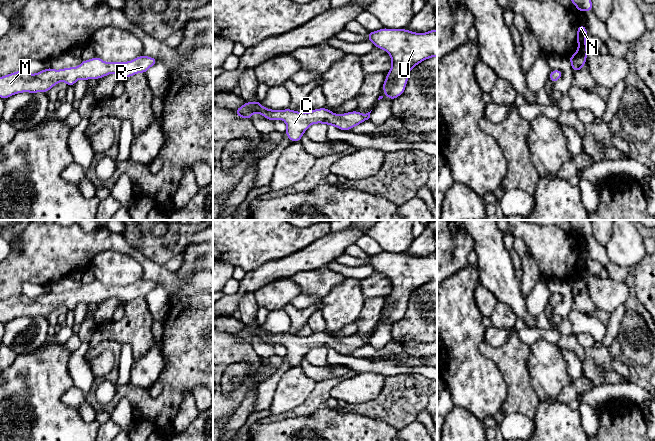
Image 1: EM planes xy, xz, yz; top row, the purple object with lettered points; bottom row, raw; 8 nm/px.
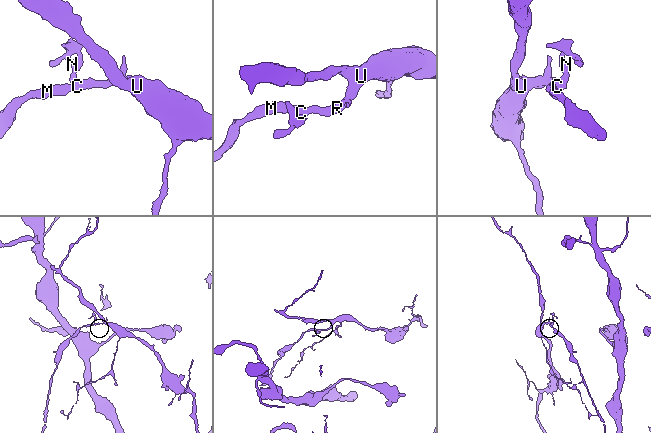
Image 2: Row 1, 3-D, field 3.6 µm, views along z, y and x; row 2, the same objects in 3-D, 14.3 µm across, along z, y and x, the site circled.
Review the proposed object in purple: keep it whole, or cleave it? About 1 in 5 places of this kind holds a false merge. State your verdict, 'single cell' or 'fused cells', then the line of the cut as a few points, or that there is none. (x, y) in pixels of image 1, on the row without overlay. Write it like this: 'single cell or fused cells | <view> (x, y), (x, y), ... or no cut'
single cell | no cut

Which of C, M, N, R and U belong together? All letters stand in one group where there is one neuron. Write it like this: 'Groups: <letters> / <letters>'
Groups: C M N R U

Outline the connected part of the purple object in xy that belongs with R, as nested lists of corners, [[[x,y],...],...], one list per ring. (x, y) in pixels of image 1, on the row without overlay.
[[[140,279],[127,286],[105,286],[98,280],[90,284],[83,284],[77,291],[60,294],[51,291],[36,298],[24,294],[16,295],[0,301],[0,322],[7,323],[12,319],[28,317],[47,317],[53,310],[64,305],[68,310],[74,310],[79,303],[100,303],[115,297],[124,303],[137,297],[146,297],[158,284],[153,281]]]

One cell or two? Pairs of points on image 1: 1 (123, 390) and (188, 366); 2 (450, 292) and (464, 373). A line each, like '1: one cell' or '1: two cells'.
1: one cell
2: one cell

